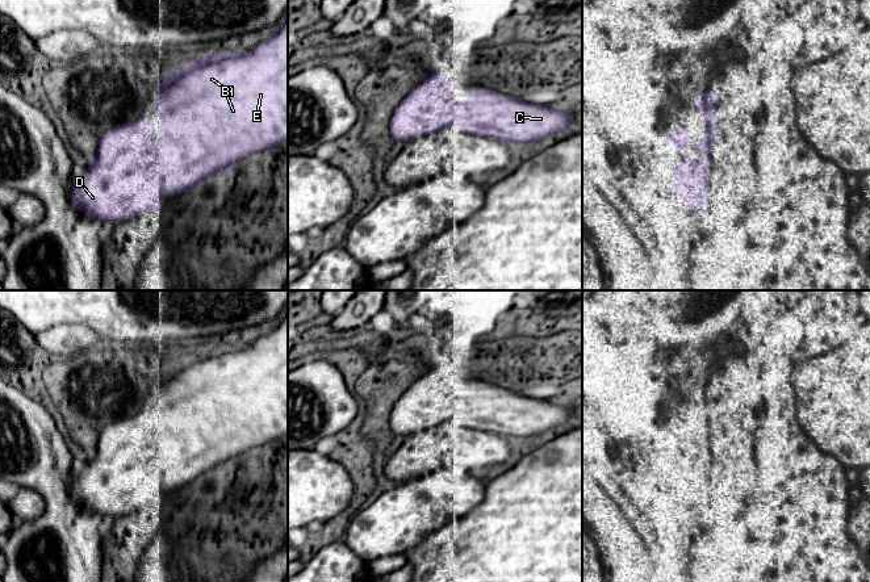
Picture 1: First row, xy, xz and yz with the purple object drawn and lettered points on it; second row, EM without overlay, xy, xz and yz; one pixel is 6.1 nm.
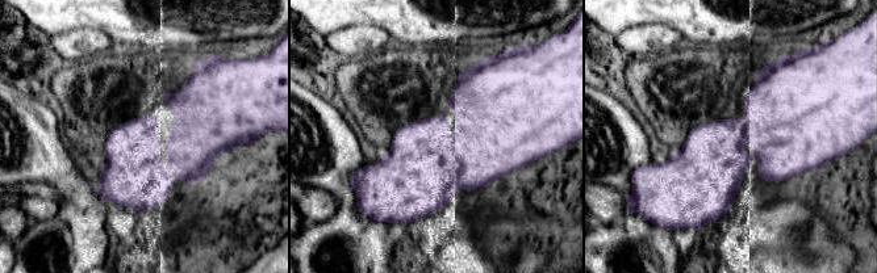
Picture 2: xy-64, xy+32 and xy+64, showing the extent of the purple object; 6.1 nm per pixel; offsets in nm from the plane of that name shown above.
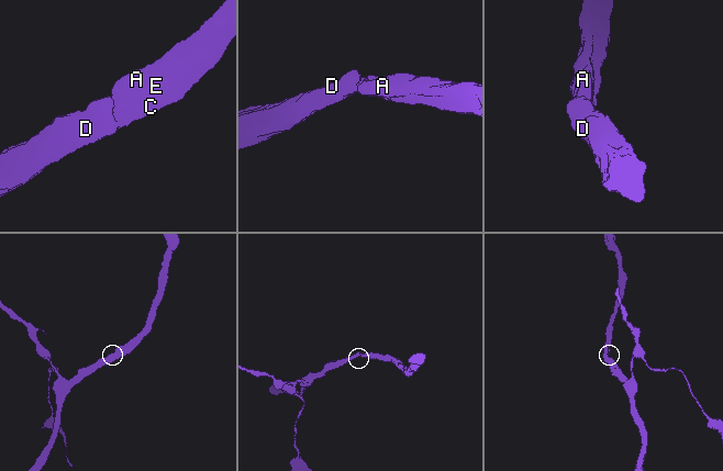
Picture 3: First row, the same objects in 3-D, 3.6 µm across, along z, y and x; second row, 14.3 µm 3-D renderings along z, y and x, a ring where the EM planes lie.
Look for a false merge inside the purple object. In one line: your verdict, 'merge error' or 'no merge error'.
no merge error

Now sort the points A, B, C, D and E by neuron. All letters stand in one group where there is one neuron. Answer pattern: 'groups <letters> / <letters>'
groups A B C D E

